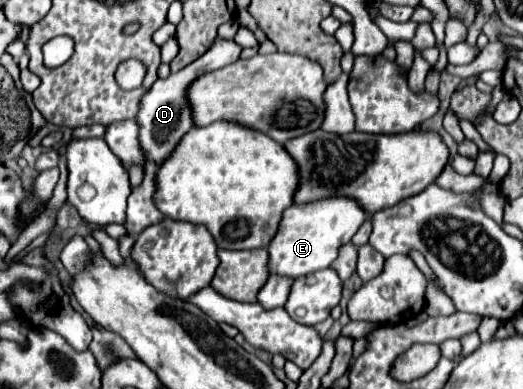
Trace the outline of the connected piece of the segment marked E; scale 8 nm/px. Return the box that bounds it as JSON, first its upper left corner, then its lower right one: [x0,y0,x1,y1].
[269,196,365,276]

